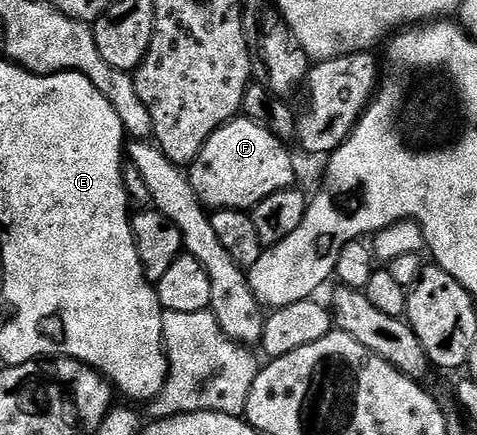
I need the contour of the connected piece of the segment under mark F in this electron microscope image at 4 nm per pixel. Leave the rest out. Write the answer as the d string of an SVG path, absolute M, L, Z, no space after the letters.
M230 120L199 150L193 163L188 165L187 175L195 194L206 209L239 208L251 210L263 198L284 188L294 187L293 160L289 157L286 141L280 140L253 120Z

